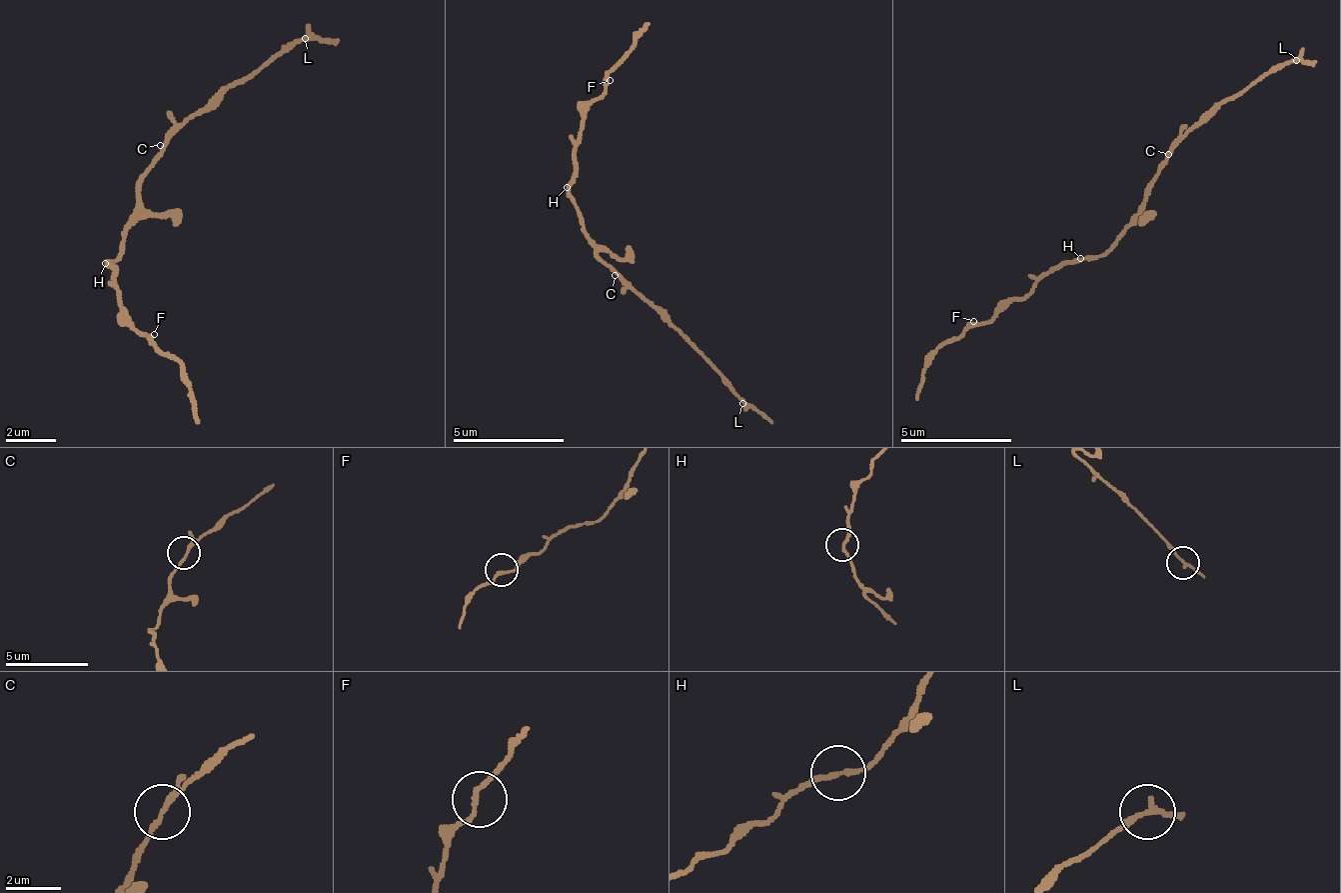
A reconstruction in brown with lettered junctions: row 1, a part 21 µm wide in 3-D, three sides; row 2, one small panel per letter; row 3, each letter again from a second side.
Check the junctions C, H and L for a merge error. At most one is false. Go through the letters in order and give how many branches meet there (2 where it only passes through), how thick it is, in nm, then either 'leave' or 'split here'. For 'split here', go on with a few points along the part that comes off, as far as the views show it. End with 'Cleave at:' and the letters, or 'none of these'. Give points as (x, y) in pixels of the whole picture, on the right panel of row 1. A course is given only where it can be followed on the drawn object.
C: 2 | 180 nm | leave
H: 2 | 170 nm | leave
L: 2 | 170 nm | leave
Cleave at: none of these

